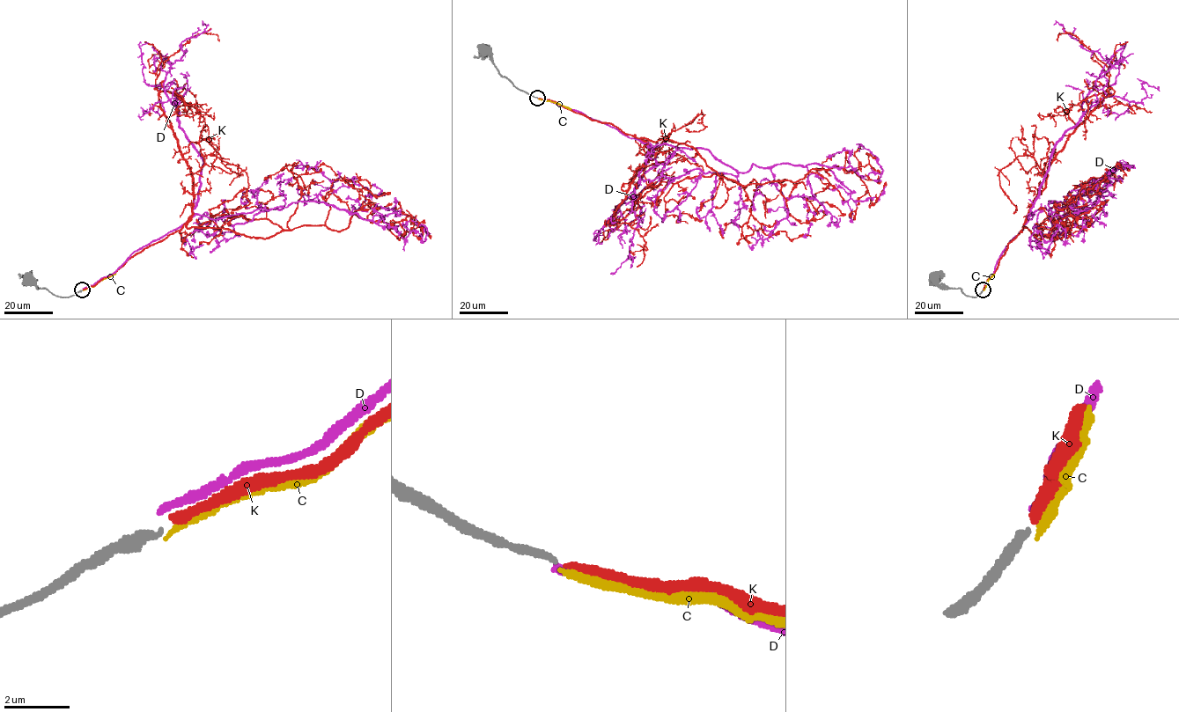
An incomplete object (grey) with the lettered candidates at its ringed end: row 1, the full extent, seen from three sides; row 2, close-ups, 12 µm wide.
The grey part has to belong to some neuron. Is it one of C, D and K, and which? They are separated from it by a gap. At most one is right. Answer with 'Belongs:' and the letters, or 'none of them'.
Belongs: K

